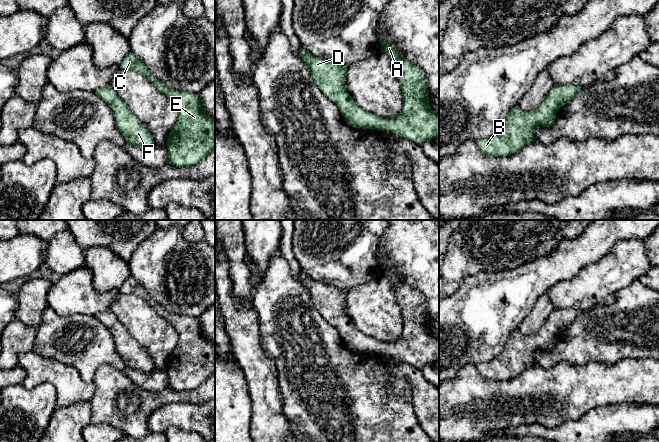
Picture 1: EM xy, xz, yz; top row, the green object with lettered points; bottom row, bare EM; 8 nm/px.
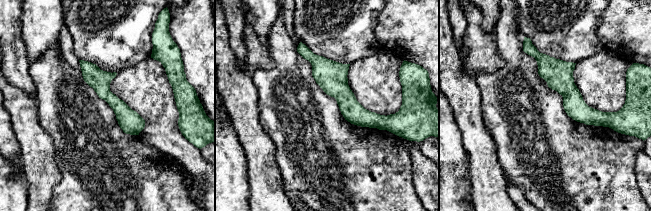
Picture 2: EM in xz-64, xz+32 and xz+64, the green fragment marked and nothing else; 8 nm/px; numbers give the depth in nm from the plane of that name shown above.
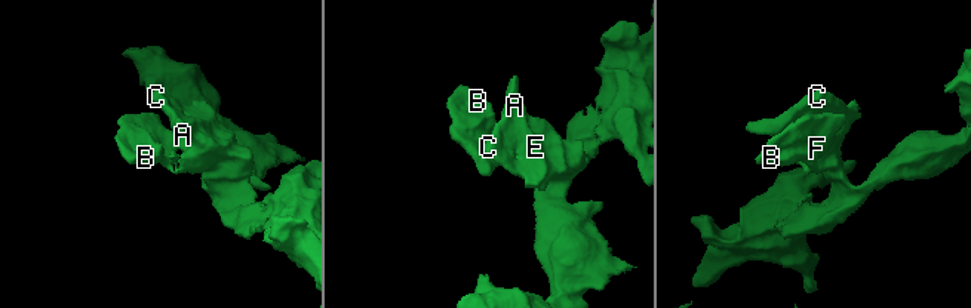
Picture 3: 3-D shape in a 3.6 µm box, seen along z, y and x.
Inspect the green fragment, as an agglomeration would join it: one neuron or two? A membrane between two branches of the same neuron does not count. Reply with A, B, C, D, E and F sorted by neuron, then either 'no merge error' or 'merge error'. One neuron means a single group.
groups A B C D E F; no merge error

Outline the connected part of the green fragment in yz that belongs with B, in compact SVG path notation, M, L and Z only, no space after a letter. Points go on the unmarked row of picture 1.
M557 308L536 334L523 335L514 331L497 357L475 365L477 371L487 379L498 381L517 377L524 369L536 365L534 354L540 349L550 350L558 333L569 327L580 313L578 309Z

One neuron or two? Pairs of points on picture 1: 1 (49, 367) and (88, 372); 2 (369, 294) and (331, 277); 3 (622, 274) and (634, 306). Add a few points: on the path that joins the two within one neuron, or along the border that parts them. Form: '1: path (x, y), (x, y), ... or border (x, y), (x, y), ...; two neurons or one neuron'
1: border (57, 360), (72, 365), (84, 381), (92, 382); two neurons
2: border (376, 278), (351, 287), (347, 291); two neurons
3: border (638, 278), (614, 293); two neurons

